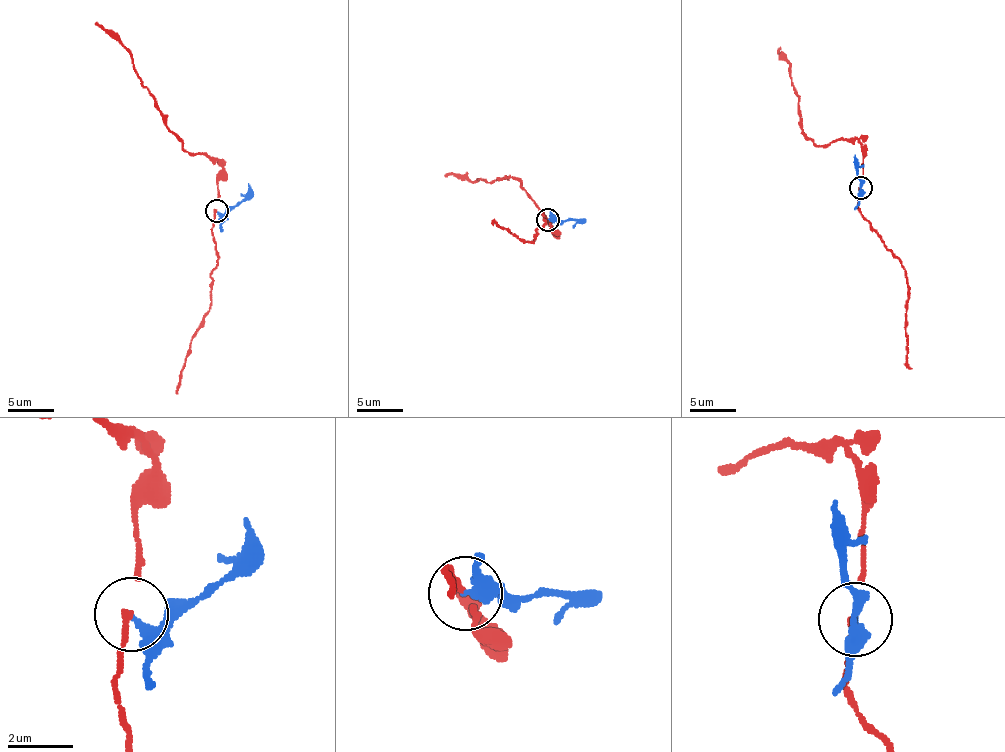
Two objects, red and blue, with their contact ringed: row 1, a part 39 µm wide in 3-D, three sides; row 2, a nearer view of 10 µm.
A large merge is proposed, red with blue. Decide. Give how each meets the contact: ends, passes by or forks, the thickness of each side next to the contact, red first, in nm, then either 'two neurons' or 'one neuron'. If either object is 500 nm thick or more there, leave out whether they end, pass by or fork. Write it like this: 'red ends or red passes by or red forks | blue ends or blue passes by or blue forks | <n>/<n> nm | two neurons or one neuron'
red passes by | blue ends | 110/280 nm | two neurons

